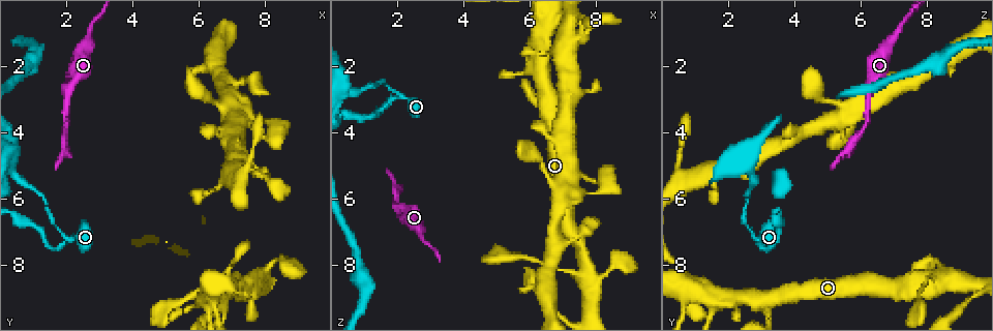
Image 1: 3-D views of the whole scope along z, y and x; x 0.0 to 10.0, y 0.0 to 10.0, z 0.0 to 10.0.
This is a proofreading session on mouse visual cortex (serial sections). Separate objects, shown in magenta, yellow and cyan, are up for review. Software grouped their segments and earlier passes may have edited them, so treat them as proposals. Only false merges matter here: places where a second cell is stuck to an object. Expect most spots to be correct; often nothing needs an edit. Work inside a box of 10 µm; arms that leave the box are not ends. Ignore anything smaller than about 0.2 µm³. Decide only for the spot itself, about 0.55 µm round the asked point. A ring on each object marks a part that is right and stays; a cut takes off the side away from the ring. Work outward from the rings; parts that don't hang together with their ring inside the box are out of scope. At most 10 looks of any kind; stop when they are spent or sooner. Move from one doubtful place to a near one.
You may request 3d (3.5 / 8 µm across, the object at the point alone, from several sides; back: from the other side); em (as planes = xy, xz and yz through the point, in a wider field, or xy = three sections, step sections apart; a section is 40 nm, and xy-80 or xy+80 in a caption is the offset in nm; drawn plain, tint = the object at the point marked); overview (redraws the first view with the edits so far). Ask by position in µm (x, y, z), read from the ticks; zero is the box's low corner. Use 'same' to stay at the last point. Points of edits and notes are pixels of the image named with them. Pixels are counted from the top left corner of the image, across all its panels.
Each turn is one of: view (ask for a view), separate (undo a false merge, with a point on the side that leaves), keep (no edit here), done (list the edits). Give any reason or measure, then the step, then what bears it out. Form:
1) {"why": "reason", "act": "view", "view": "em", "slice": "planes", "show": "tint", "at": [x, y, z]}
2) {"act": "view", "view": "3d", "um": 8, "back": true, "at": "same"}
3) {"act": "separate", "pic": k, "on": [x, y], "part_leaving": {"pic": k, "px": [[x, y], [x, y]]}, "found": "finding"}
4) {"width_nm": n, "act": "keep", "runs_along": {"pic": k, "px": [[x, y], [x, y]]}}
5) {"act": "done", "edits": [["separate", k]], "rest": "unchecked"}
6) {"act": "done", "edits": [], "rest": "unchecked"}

{"why": "small branch off a trunk", "act": "view", "view": "3d", "um": 3.5, "back": true, "at": [6.80, 9.30, 3.25]}

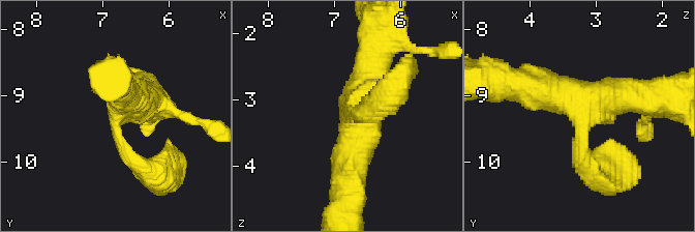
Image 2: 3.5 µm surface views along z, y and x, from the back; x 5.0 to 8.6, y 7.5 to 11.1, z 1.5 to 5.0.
{"act": "keep", "runs_along": {"pic": 2, "px": [[348, 174], [373, 48]]}, "found": "one cell here"}

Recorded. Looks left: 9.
{"why": "sharp bend", "act": "view", "view": "3d", "um": 3.5, "at": [1.60, 7.45, 3.20]}

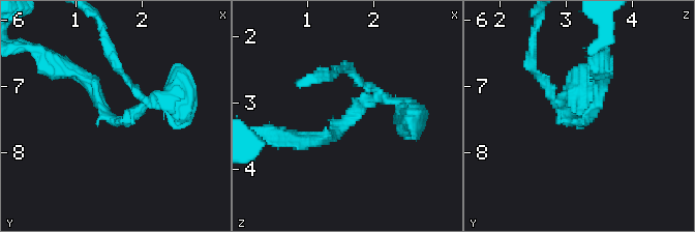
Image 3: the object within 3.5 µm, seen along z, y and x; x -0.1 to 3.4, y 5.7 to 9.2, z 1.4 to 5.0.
{"arm_widths_nm": [150, 200], "why": "now the EM", "act": "view", "view": "em", "slice": "xy", "step": 5, "show": "tint", "at": [1.65, 7.50, 3.25]}

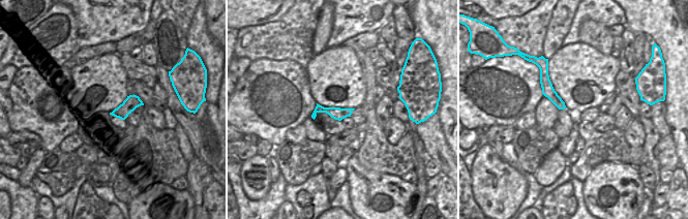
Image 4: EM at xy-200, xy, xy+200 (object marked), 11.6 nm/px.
{"act": "separate", "pic": 3, "on": [110, 118], "part_leaving": {"pic": 3, "px": [[139, 110], [113, 119], [78, 71]]}, "found": "two cells meet here"}

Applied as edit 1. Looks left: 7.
{"why": "sudden change in width", "act": "view", "view": "3d", "um": 3.5, "at": [2.70, 1.00, 7.15]}

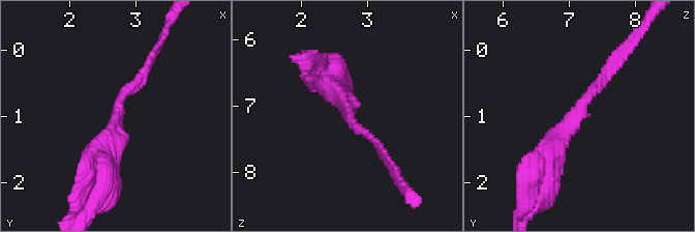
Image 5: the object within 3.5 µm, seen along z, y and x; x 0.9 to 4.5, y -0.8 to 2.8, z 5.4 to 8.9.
{"arm_widths_nm": [150, 350], "why": "now the EM", "act": "view", "view": "em", "slice": "planes", "show": "tint", "at": [2.70, 1.05, 7.10]}

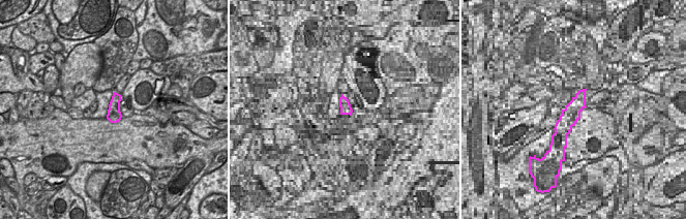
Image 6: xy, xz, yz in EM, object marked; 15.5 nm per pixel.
{"width_nm": 220, "act": "keep", "runs_along": {"pic": 5, "px": [[541, 181], [556, 143], [610, 66]]}, "found": "one cell here"}

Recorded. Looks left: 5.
{"why": "side arm on a straight run", "act": "view", "view": "3d", "um": 3.5, "at": [7.50, 8.45, 8.25]}

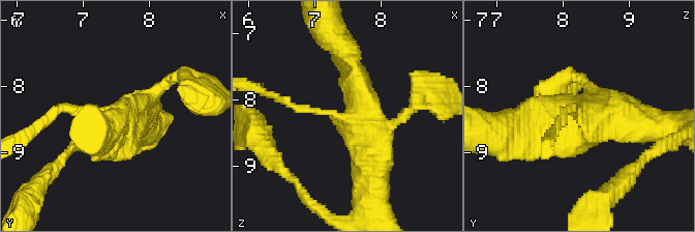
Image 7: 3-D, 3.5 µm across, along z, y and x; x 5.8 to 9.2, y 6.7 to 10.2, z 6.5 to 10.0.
{"act": "view", "view": "em", "slice": "planes", "show": "tint", "at": [7.45, 8.45, 8.30]}

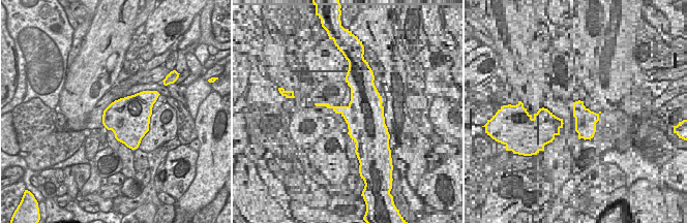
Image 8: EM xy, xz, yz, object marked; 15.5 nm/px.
{"act": "keep", "runs_along": {"pic": 7, "px": [[344, 55], [361, 103], [370, 182]]}, "found": "one cell here"}

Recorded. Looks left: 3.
{"act": "done", "edits": [["separate", 3]], "rest": "unchecked"}

